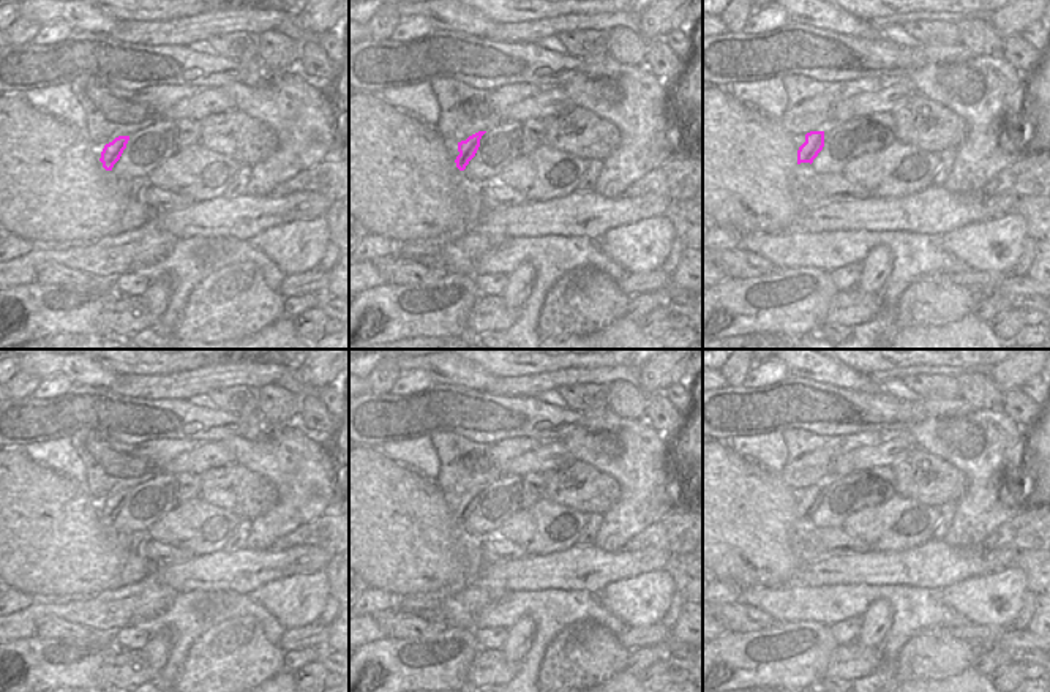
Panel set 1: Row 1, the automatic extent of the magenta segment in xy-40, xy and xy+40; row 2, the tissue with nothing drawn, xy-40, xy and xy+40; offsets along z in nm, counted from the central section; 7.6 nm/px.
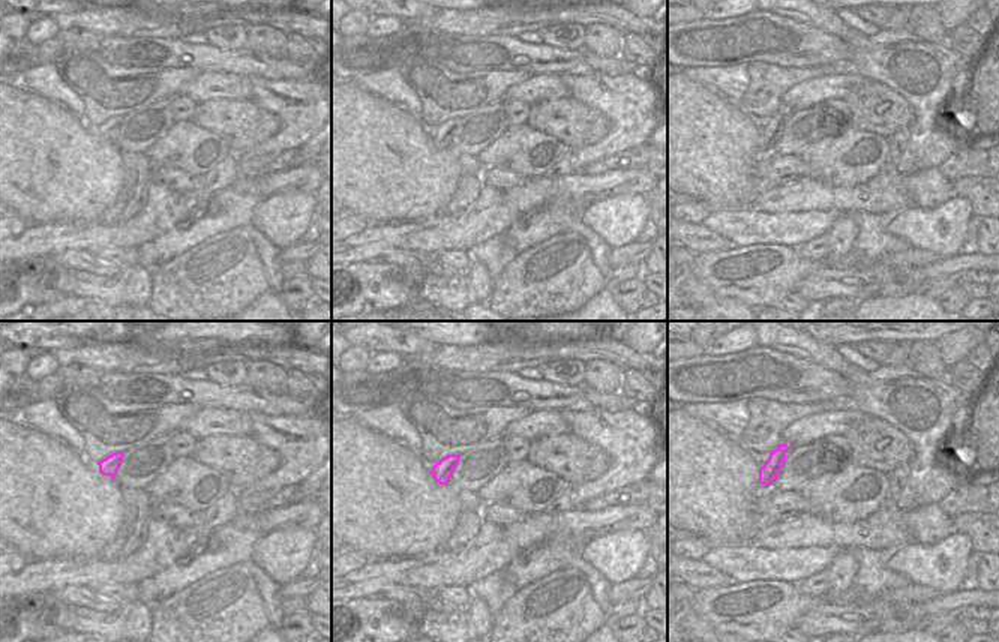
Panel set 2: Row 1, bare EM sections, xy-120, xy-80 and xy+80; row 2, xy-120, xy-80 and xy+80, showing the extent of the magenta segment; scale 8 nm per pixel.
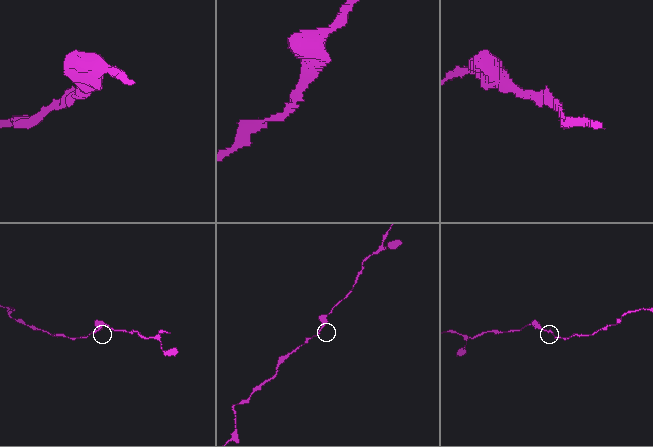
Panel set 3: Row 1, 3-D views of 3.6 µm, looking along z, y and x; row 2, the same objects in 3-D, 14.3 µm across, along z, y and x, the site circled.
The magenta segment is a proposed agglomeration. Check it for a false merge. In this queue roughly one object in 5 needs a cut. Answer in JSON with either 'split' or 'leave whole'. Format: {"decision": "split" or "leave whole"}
{"decision": "leave whole"}

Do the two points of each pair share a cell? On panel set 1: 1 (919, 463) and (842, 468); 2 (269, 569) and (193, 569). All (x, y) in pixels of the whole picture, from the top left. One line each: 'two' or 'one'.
1: two
2: one

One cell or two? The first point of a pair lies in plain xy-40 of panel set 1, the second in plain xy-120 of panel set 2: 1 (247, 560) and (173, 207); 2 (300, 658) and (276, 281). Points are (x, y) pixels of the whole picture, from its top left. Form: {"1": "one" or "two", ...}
{"1": "two", "2": "two"}

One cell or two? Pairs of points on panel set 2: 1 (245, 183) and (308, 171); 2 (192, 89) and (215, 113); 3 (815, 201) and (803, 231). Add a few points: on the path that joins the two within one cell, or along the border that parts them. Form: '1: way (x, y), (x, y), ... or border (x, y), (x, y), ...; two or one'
1: way (260, 183), (293, 180); one
2: border (239, 99), (221, 98), (198, 104); two
3: border (848, 210), (780, 210), (777, 213); two

